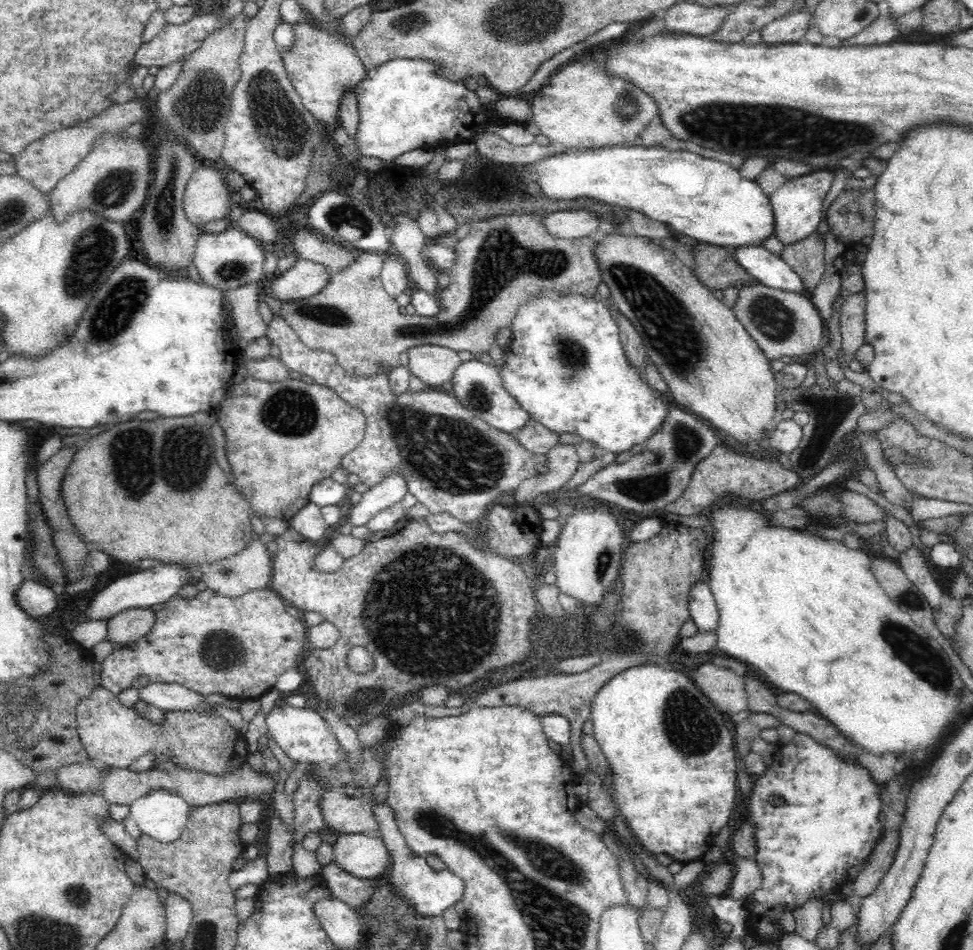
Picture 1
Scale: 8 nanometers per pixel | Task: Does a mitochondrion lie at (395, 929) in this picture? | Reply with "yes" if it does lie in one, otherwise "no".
yes

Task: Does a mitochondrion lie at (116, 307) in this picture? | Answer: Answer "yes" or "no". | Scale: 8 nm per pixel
yes

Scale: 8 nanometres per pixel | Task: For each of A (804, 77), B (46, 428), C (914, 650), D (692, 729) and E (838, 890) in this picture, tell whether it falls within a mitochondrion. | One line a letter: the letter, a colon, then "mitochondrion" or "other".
A: other
B: other
C: mitochondrion
D: mitochondrion
E: other

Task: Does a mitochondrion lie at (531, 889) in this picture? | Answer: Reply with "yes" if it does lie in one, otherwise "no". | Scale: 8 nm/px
yes

